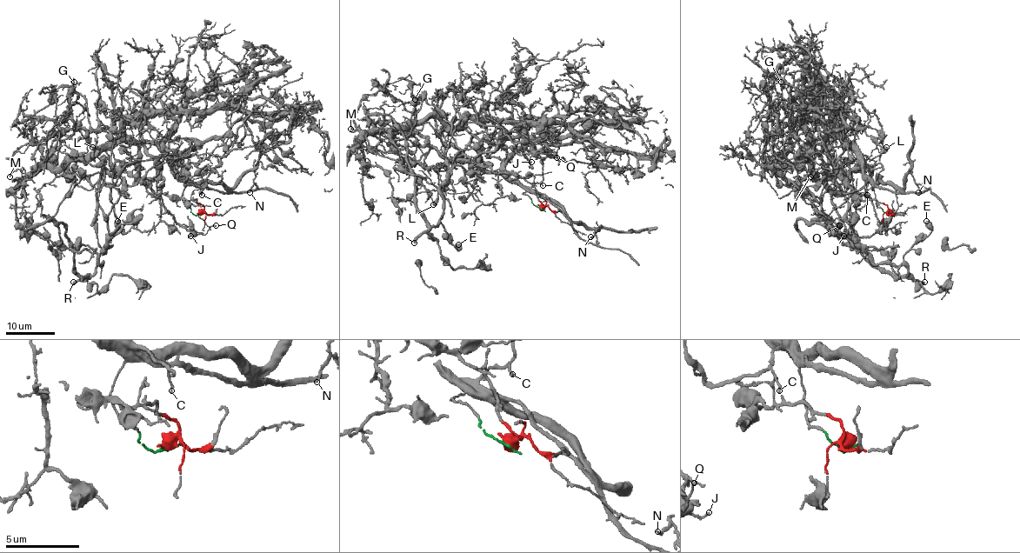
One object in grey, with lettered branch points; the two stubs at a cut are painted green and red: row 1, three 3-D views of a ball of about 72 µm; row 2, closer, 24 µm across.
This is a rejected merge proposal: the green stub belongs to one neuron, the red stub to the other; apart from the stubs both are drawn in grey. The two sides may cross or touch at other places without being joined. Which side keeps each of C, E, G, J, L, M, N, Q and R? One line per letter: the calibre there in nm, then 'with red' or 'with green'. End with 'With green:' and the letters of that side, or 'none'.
C: 110 nm thick; with green
E: 750 nm thick; with red
G: 100 nm thick; with green
J: 150 nm thick; with red
L: 600 nm thick; with green
M: 90 nm thick; with red
N: 140 nm thick; with green
Q: 130 nm thick; with red
R: 440 nm thick; with red
With green: C, G, L, N

